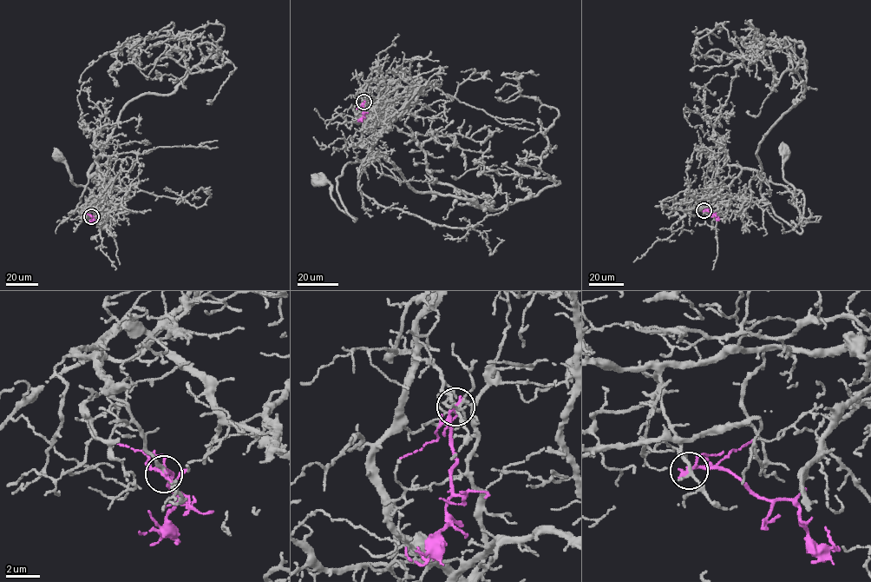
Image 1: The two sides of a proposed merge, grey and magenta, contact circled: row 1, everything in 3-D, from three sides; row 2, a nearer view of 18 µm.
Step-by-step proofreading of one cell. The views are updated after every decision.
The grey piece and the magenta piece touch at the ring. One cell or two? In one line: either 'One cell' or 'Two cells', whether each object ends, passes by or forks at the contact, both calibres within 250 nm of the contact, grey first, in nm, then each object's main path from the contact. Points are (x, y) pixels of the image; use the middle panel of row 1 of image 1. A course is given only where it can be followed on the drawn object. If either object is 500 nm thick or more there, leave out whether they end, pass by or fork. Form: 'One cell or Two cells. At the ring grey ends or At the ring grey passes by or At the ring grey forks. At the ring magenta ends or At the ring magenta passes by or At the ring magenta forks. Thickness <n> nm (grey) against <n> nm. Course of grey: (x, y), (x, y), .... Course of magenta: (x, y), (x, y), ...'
Two cells. At the ring grey passes by. At the ring magenta passes by. Thickness 240 nm (grey) against 200 nm. Course of grey: (363, 102), (354, 108), (362, 144), (385, 153), (348, 163), (337, 179), (354, 221), (330, 182), (316, 180). Course of magenta: (363, 102), (363, 116), (357, 119)

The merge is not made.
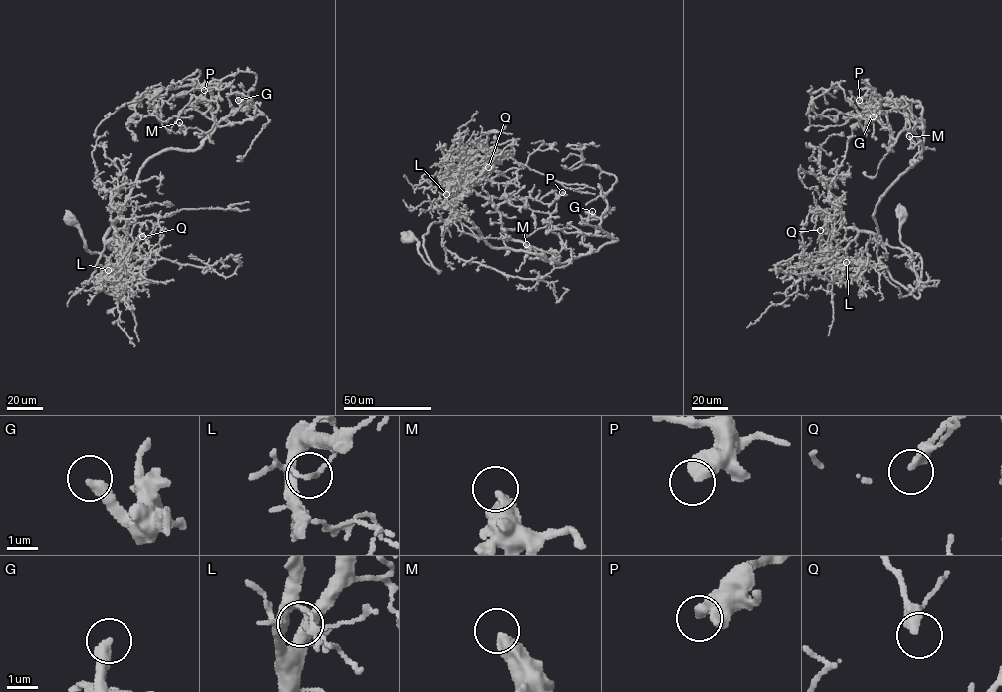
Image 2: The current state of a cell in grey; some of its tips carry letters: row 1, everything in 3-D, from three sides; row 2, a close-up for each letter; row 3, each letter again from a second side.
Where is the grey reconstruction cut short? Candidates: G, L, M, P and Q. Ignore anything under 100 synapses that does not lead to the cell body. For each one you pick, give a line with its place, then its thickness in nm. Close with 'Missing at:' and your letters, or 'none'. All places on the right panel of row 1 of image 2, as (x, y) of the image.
G: (873, 116) | 400 nm
Missing at: G

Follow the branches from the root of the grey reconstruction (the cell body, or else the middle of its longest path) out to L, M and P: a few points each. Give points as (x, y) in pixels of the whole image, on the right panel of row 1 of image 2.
L: (902, 213), (900, 241), (922, 264), (918, 298), (877, 258), (875, 237), (865, 261), (846, 262)
M: (902, 213), (900, 241), (922, 264), (917, 298), (877, 258), (873, 215), (886, 189), (921, 156), (909, 136)
P: (902, 213), (917, 298), (877, 258), (873, 214), (920, 155), (922, 109), (871, 101), (874, 88), (859, 100)

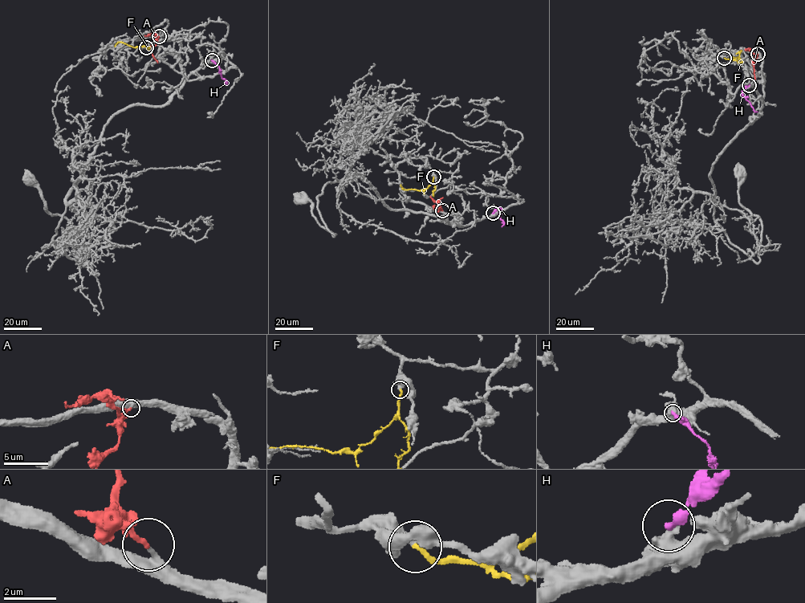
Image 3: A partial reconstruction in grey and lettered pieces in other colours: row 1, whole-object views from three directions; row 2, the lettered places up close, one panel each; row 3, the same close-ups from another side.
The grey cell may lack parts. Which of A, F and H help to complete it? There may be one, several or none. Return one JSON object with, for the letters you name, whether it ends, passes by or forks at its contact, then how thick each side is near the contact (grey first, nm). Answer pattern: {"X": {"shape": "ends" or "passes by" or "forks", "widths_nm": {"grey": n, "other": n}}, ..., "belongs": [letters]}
{"A": {"shape": "ends", "widths_nm": {"grey": 300, "other": 200}}, "belongs": ["A"]}

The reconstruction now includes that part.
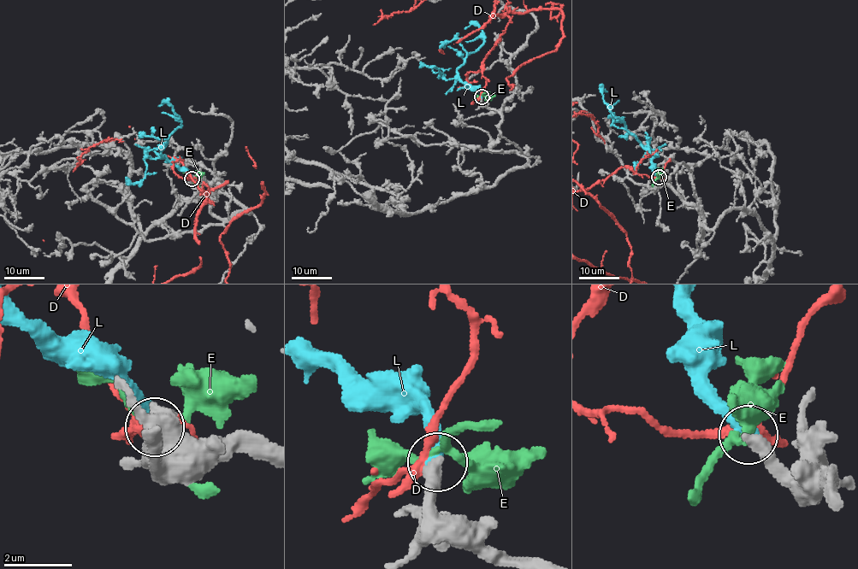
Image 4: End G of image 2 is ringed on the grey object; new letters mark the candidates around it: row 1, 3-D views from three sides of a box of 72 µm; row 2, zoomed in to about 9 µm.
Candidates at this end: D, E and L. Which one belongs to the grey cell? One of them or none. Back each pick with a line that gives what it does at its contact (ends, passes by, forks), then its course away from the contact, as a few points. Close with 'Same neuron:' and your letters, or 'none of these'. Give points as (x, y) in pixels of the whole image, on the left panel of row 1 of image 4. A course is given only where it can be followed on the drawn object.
L: it ends there; it runs (191, 178), (162, 154), (169, 134), (180, 126), (181, 119), (171, 106), (162, 102), (158, 106)
Same neuron: L

